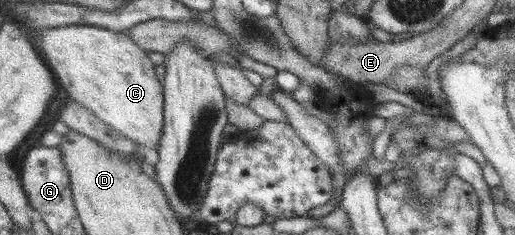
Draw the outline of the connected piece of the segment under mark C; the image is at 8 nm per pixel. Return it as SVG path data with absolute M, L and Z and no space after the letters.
M69 24L43 30L38 47L59 86L68 91L71 100L78 101L115 131L138 143L142 151L145 148L158 148L160 133L164 128L164 84L159 81L148 52L141 49L127 32Z

